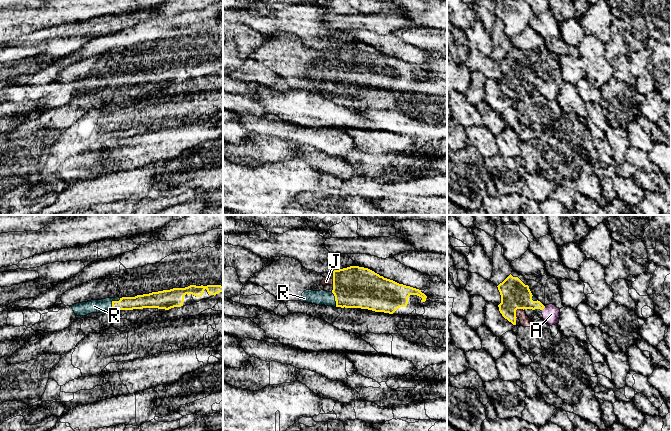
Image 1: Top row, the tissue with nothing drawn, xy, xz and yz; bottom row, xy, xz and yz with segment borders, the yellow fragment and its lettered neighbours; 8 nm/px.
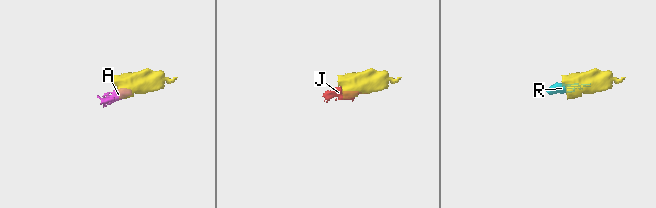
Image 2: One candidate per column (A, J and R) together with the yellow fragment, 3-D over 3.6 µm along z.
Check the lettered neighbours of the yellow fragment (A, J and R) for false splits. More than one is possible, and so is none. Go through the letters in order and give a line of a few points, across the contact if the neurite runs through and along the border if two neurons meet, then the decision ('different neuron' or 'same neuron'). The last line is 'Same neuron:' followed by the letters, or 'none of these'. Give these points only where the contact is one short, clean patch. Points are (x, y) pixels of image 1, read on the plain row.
A: same neuron
J: same neuron
R: same neuron
Same neuron: A, J, R

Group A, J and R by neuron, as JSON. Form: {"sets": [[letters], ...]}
{"sets": [["A", "J", "R"]]}

